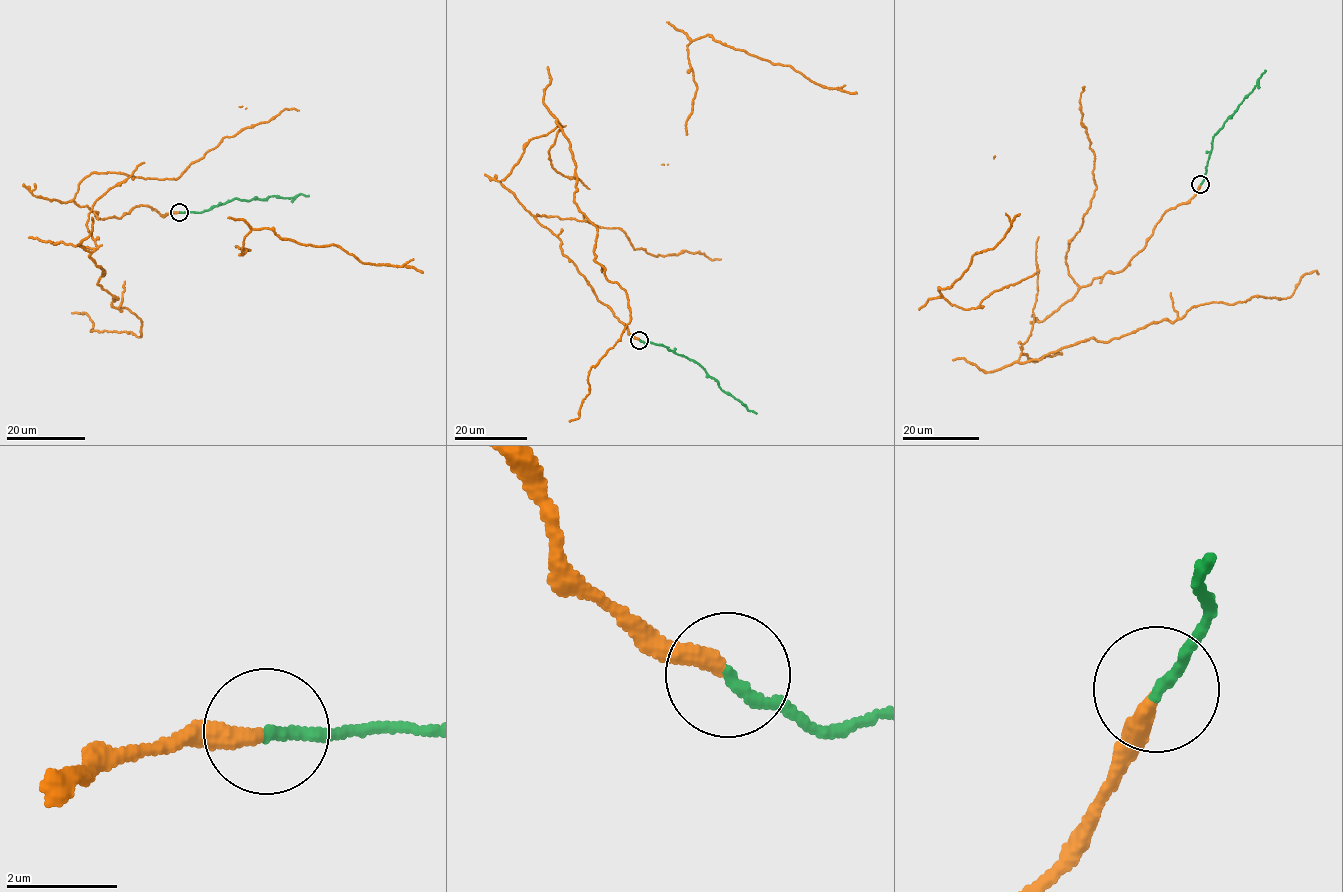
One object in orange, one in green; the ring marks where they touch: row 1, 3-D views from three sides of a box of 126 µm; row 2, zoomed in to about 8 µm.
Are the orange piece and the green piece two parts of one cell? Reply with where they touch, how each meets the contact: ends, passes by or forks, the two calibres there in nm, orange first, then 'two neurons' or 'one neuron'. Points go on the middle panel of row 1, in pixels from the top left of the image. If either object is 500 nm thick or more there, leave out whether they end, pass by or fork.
place (639, 340); orange ends; green ends; calibres 320 and 200 nm; one neuron

